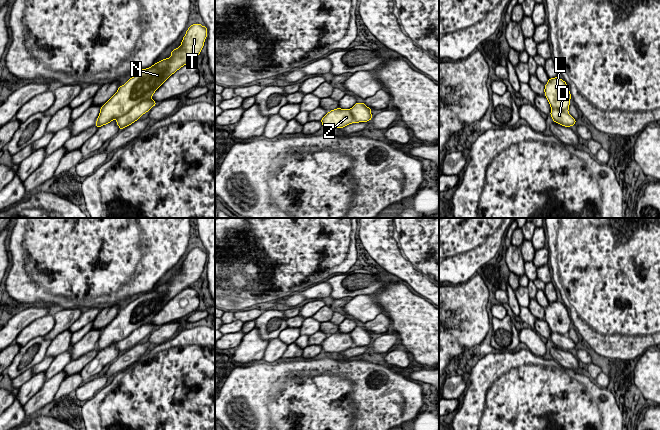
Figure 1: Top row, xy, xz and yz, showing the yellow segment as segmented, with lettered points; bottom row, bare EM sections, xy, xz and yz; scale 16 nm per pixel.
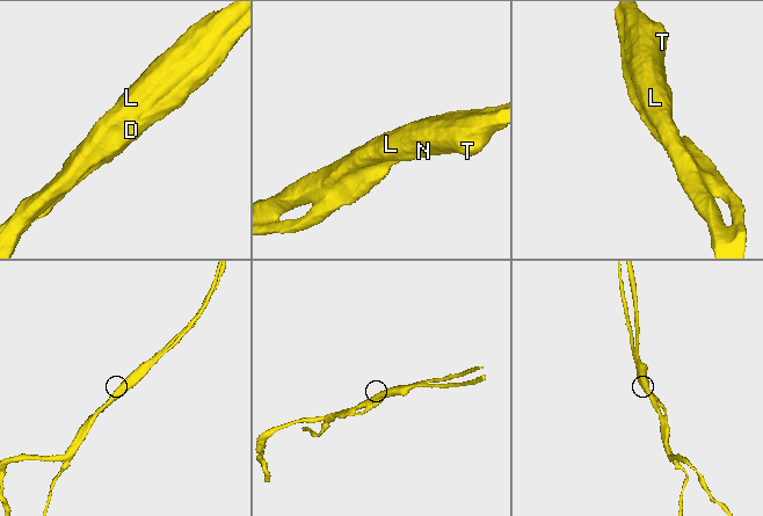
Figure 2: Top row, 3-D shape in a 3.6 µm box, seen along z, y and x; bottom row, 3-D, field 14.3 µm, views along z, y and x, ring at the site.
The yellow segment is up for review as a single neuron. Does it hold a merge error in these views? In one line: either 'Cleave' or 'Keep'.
Cleave

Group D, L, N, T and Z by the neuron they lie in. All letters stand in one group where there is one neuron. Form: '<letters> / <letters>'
D / L N T Z

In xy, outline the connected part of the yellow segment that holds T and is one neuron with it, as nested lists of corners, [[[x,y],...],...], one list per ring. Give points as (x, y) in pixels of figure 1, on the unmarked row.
[[[193,248],[186,255],[181,270],[171,276],[171,281],[142,293],[130,302],[100,333],[95,349],[100,352],[128,337],[132,331],[152,321],[155,315],[177,294],[194,284],[201,276],[207,252]]]

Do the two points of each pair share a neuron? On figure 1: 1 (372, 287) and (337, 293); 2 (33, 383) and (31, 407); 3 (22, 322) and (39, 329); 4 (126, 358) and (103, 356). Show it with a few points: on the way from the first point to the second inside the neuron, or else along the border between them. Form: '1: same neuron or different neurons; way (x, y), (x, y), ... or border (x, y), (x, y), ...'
1: same neuron; way (363, 288), (346, 293)
2: different neurons; border (47, 380), (23, 405)
3: different neurons; border (46, 314), (30, 322), (14, 341)
4: different neurons; border (120, 354), (113, 361)

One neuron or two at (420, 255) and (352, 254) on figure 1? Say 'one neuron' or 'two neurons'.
two neurons

